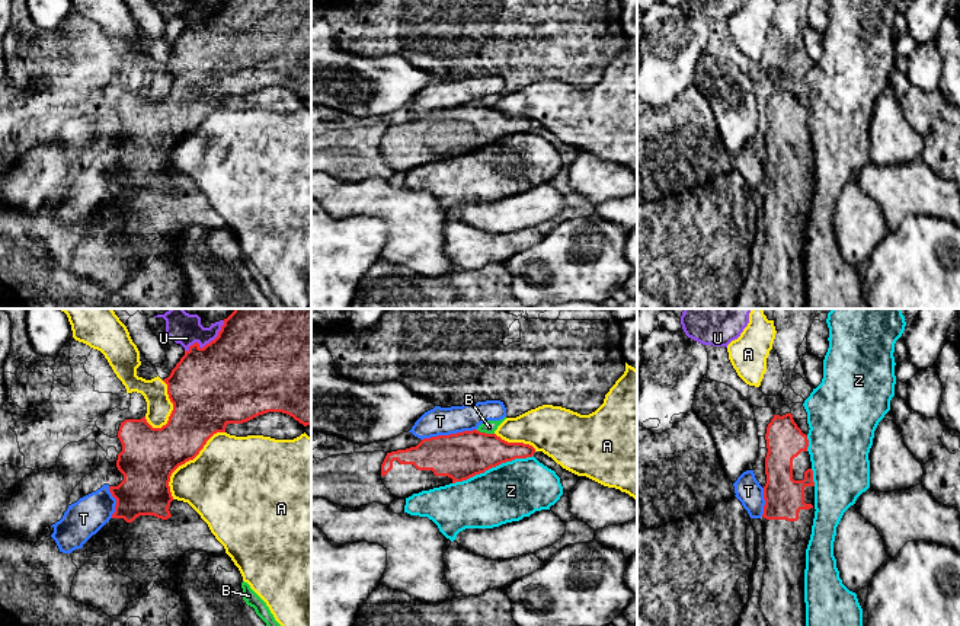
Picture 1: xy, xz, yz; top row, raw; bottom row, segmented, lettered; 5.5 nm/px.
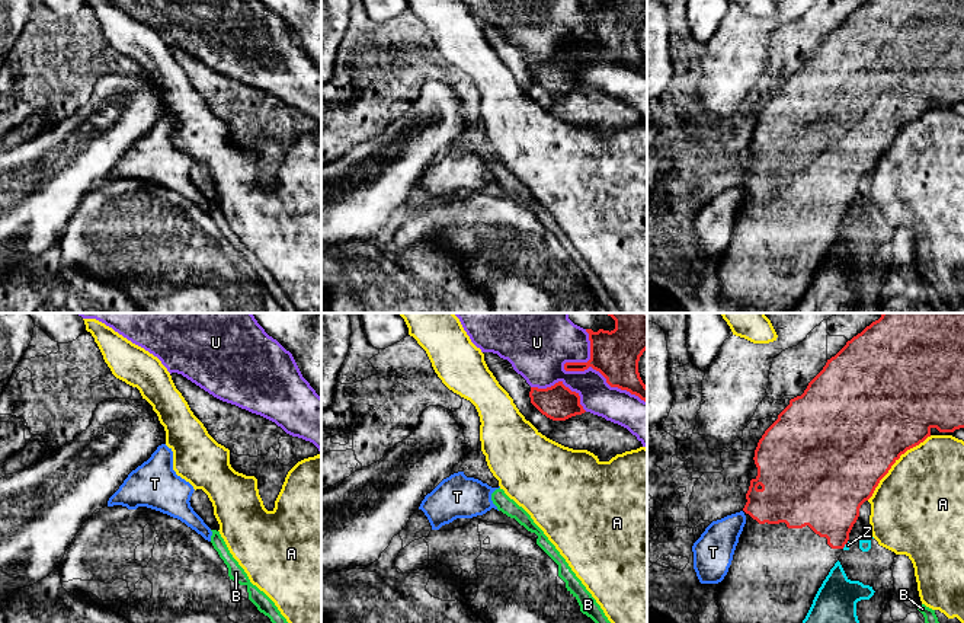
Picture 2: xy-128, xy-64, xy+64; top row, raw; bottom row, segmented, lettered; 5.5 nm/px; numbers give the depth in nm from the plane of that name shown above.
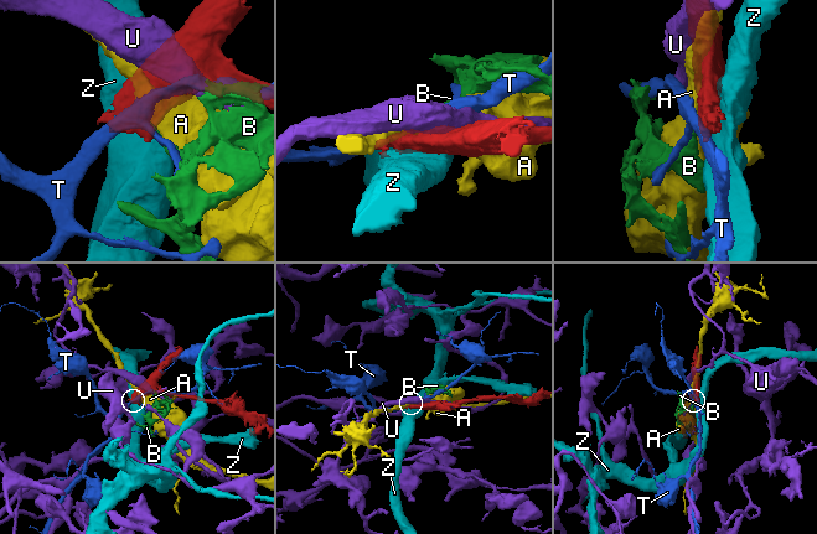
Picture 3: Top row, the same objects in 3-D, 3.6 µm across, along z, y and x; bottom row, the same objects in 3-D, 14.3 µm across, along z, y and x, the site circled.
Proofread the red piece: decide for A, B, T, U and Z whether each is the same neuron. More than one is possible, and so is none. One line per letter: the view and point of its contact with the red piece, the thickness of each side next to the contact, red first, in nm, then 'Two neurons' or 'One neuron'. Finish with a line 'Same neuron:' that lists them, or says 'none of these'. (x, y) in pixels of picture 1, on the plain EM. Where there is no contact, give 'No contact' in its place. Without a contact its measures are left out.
A: Touches red at xy (186, 134). Thickness 320 nm (red) against 440 nm. Two neurons
B: Touches red at xz (485, 107). Thickness 260 nm (red) against 70 nm. Two neurons
T: Touches red at xz (450, 108). Thickness 260 nm (red) against 160 nm. Two neurons
U: Touches red at xy (207, 18). Thickness 480 nm (red) against 110 nm. Two neurons
Z: Touches red at xz (492, 140). Thickness 260 nm (red) against 320 nm. Two neurons
Same neuron: none of these

